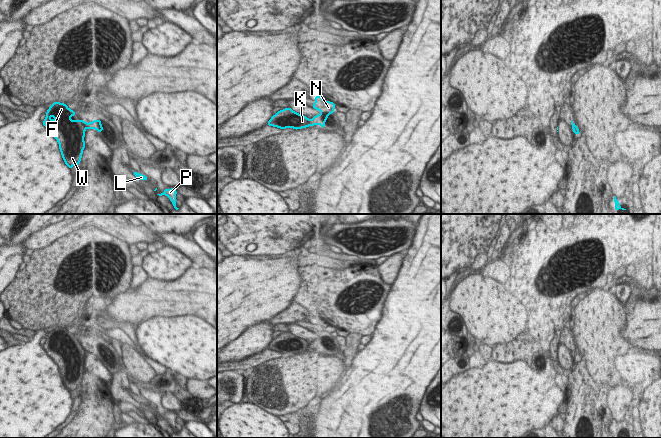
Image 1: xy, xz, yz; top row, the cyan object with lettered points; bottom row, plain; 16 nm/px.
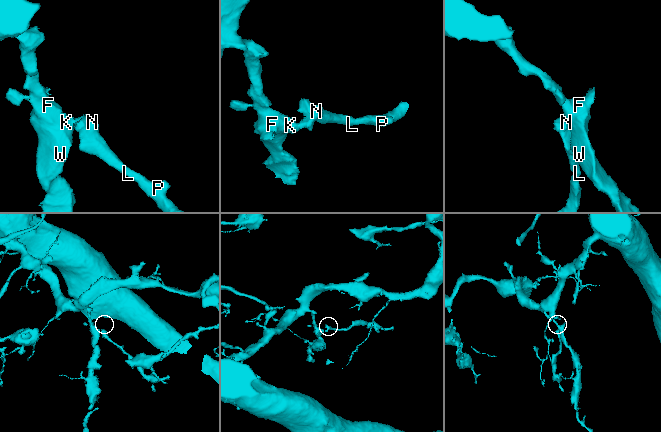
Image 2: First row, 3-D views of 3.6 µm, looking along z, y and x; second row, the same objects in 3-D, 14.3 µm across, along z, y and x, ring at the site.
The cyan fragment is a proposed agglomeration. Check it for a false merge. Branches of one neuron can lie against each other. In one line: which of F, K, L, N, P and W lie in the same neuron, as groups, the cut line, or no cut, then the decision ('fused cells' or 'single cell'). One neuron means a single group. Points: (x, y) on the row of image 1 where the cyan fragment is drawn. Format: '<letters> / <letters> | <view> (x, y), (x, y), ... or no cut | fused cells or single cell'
F K W / L N P | xz (309, 120), (313, 125) | fused cells

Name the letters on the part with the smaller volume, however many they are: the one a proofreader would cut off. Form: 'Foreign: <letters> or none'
Foreign: L, N, P

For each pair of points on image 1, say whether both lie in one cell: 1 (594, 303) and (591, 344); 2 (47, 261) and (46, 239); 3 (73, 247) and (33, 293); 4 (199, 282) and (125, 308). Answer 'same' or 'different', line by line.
1: same
2: different
3: same
4: same

